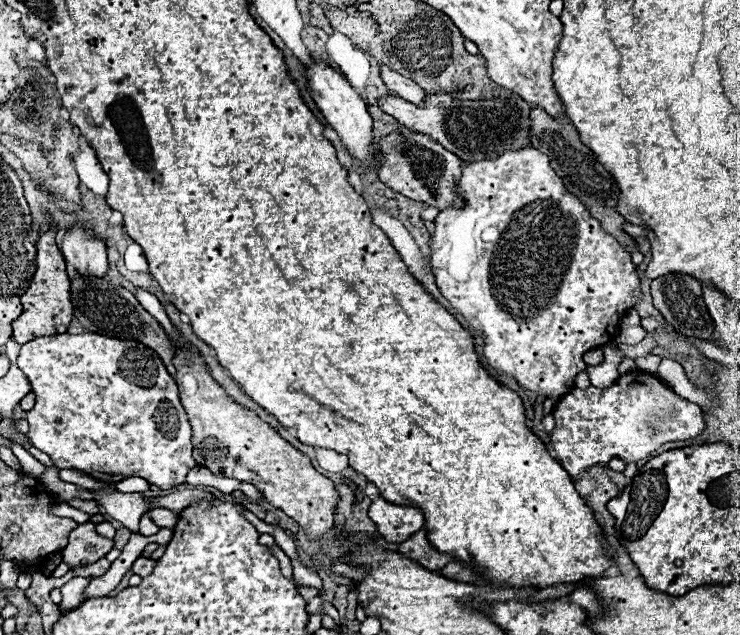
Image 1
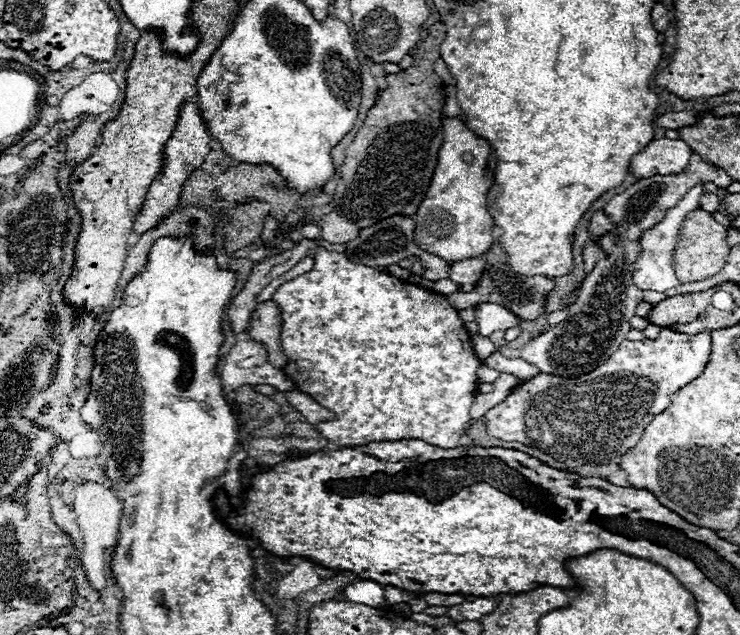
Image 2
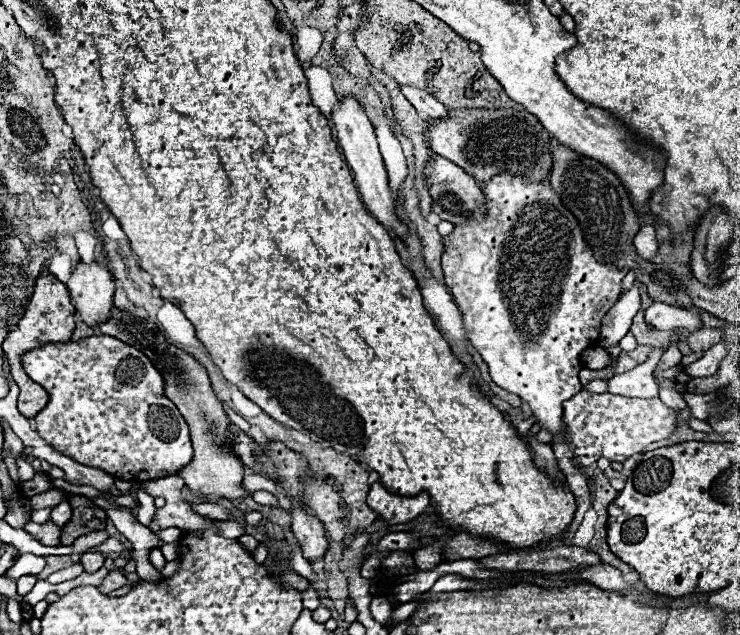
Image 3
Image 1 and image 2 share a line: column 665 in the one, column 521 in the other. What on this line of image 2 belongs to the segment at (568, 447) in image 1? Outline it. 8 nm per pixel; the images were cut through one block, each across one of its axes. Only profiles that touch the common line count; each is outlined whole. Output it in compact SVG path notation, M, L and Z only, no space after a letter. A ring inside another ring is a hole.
M660 328L656 340L622 340L620 348L606 360L606 364L598 366L594 372L578 378L562 378L552 374L536 374L532 380L518 384L512 394L506 396L504 402L490 408L482 420L486 426L486 434L490 438L498 438L504 442L520 442L524 446L532 446L542 450L566 466L572 464L610 464L622 454L626 454L638 440L642 438L644 428L670 406L670 398L682 386L690 384L710 360L710 334L682 334L670 328Z

